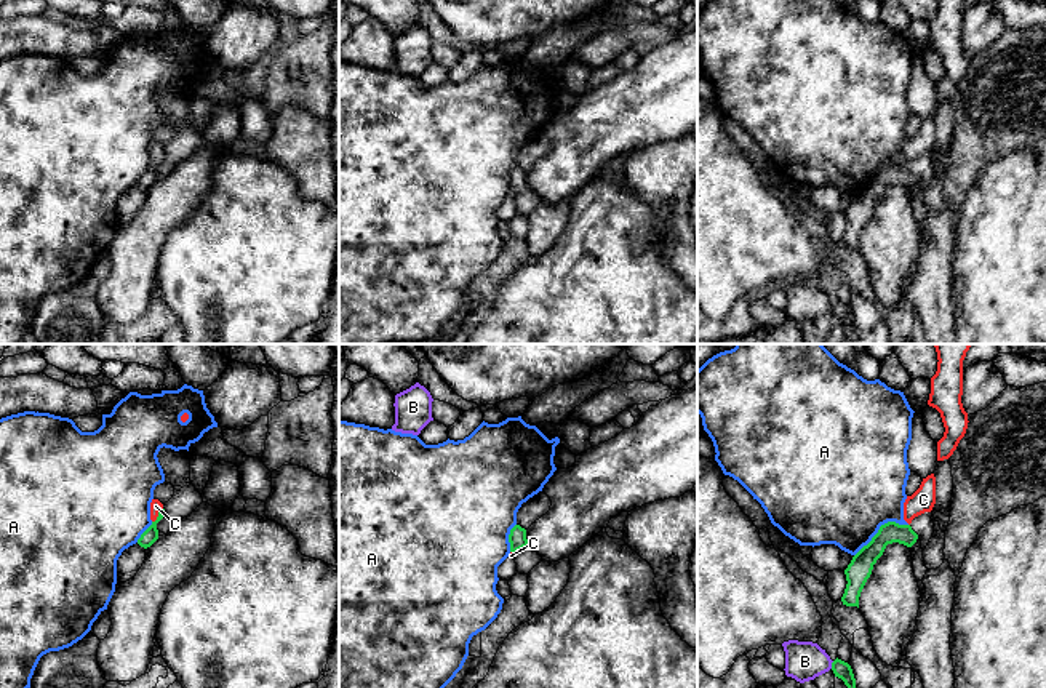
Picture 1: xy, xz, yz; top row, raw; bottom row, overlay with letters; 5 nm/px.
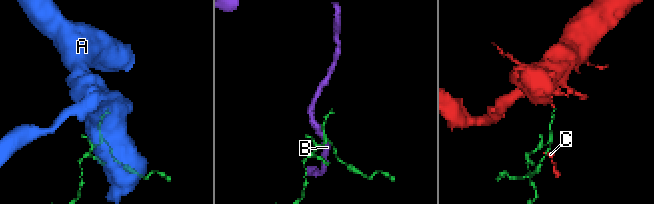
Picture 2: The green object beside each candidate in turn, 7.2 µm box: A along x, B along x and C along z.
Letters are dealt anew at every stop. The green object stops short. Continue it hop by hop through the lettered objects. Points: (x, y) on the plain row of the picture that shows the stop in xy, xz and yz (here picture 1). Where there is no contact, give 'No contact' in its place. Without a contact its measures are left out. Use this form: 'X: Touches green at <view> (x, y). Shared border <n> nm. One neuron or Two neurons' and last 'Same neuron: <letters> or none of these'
A: Touches green at yz (880, 170). Shared border 320 nm. Two neurons
B: Touches green at yz (832, 306). Shared border 40 nm. Two neurons
C: Touches green at xy (159, 157). Shared border 90 nm. Two neurons
Same neuron: none of these

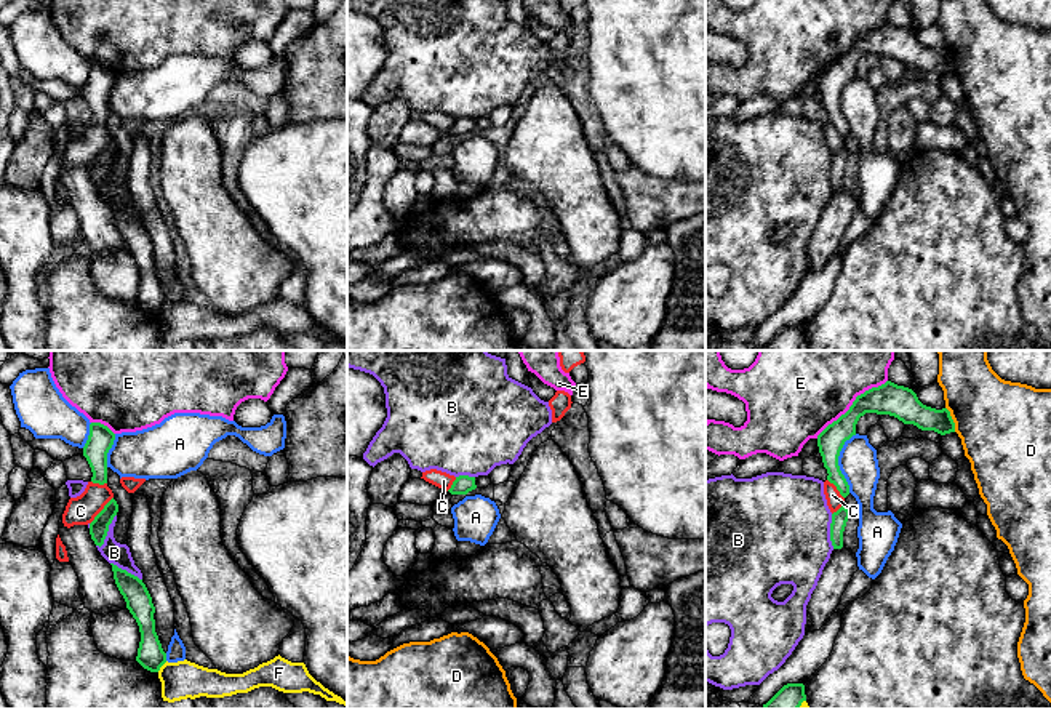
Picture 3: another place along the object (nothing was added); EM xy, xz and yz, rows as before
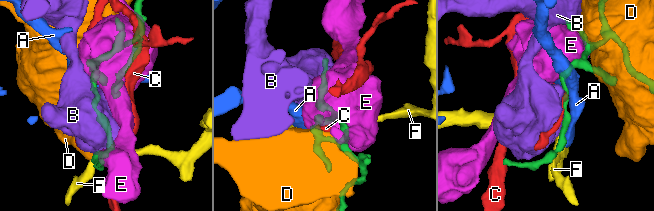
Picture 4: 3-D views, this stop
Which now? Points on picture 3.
A: Touches green at yz (837, 103). Shared border 300 nm. Two neurons
B: Touches green at xy (107, 172). Shared border 190 nm. Two neurons
C: Touches green at xy (101, 152). Shared border 180 nm. Two neurons
D: Touches green at yz (952, 61). Shared border 140 nm. Two neurons
E: Touches green at yz (853, 45). Shared border 460 nm. Two neurons
F: Touches green at xy (162, 306). Shared border 80 nm. Two neurons
Same neuron: none of these

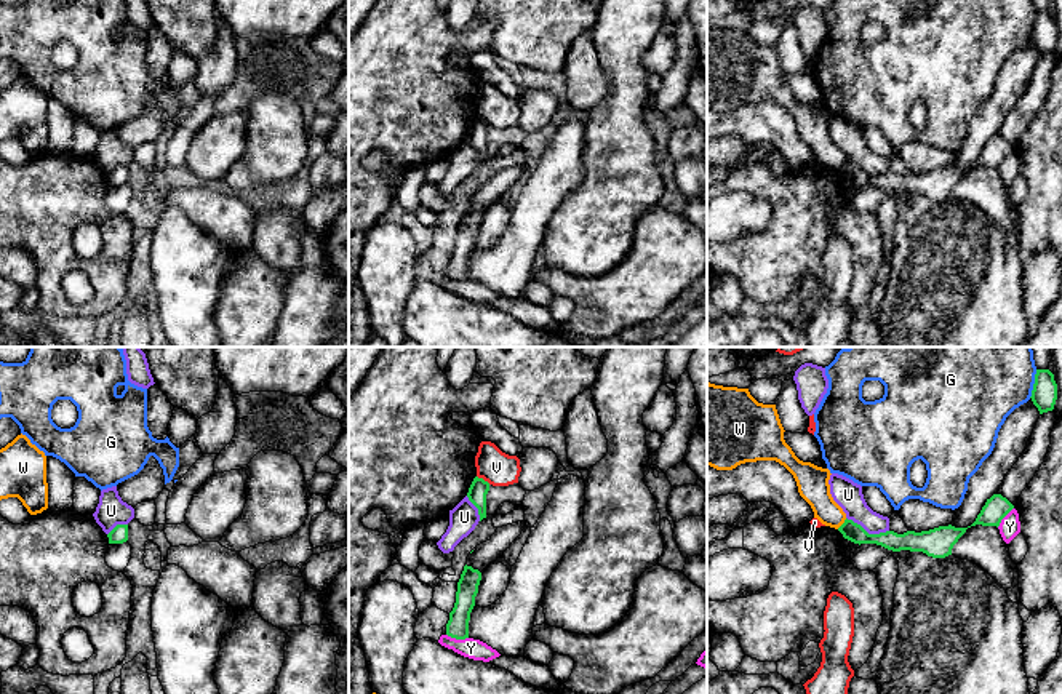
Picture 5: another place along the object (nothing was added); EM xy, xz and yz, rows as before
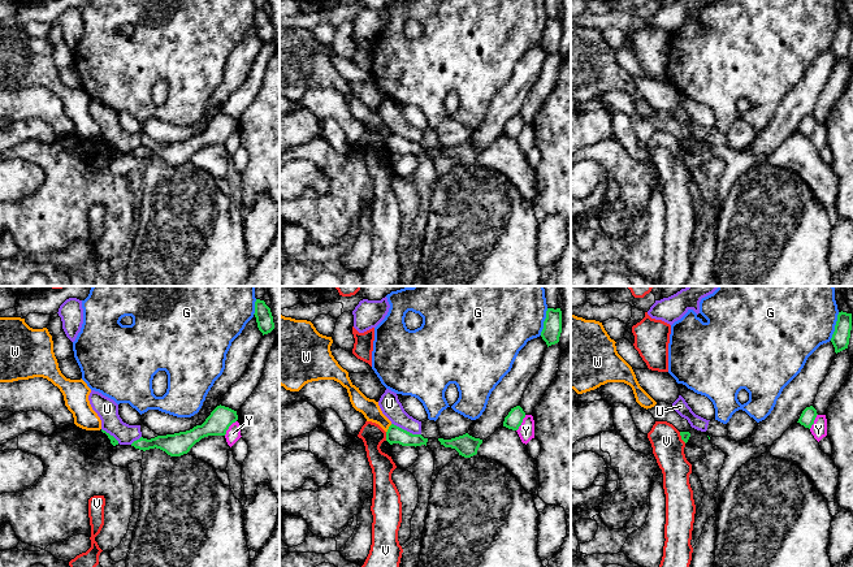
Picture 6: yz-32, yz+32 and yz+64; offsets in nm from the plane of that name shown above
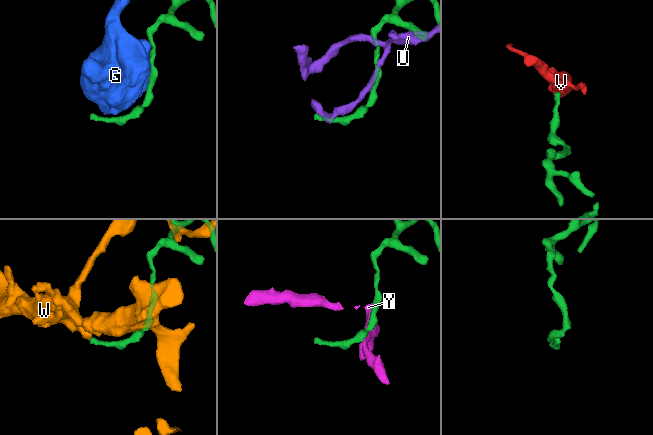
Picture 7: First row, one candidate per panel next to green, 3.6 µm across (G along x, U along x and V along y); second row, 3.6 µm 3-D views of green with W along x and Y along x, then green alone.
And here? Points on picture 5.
G: Touches green at yz (1034, 26). Shared border 150 nm. Two neurons
U: Touches green at yz (866, 173). Shared border 220 nm. One neuron
V: Touches green at xz (482, 120). Shared border 80 nm. Two neurons
W: Touches green at yz (843, 165). Shared border 80 nm. Two neurons
Y: Touches green at xz (458, 280). Shared border 110 nm. Two neurons
Same neuron: U

